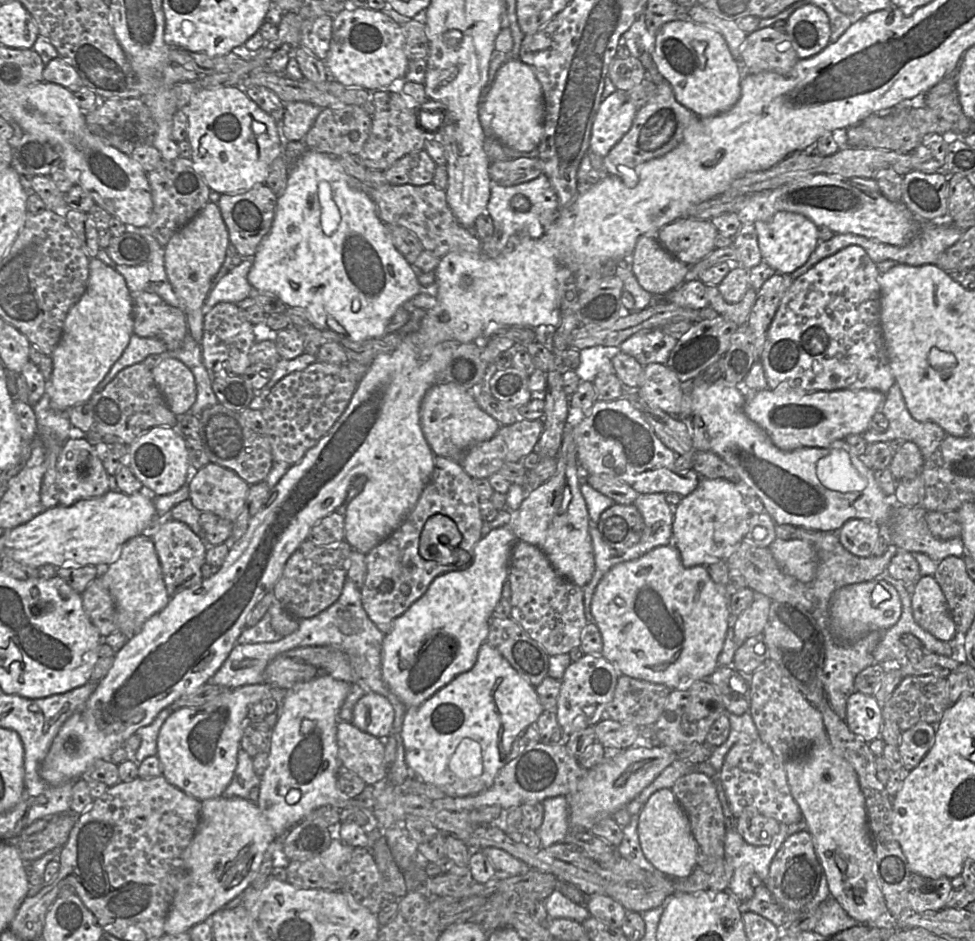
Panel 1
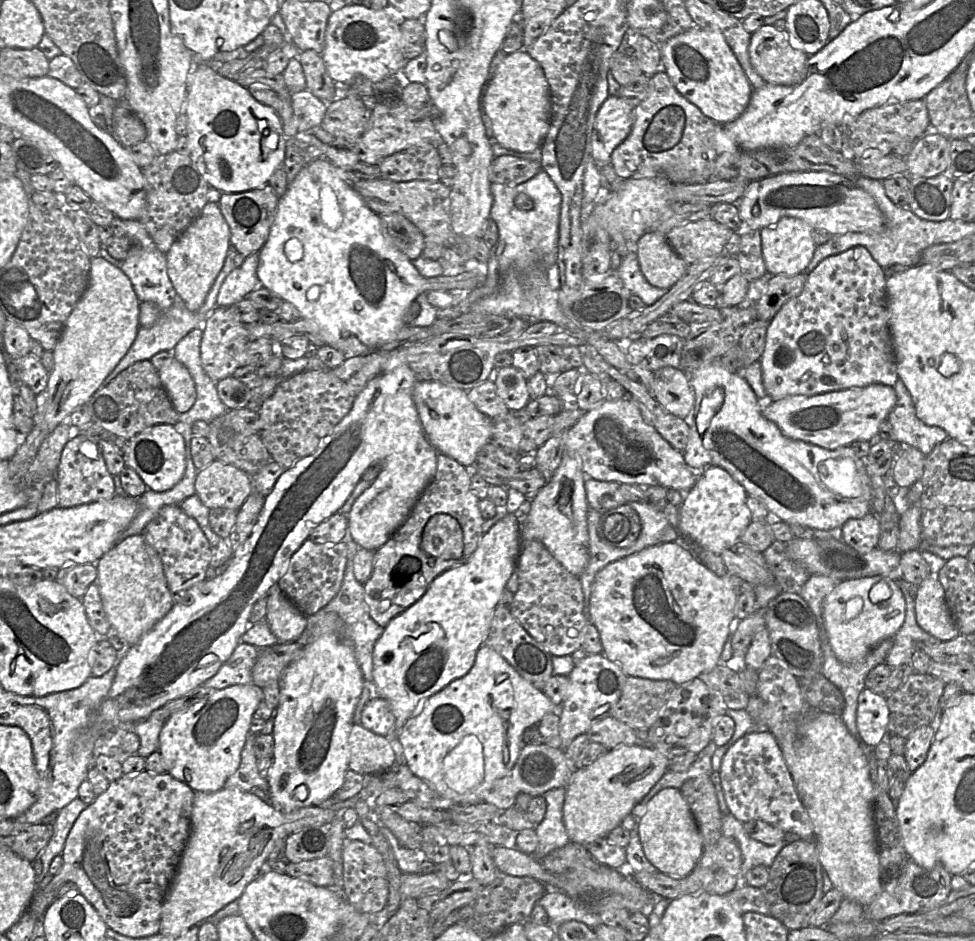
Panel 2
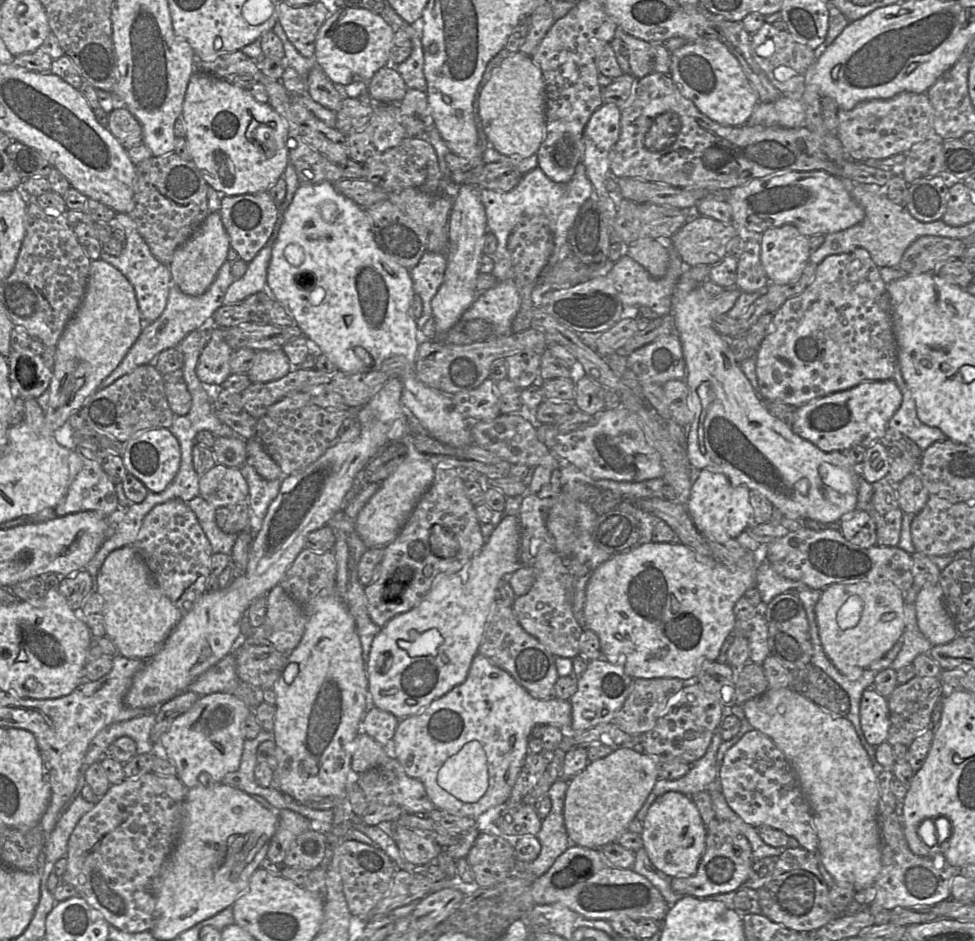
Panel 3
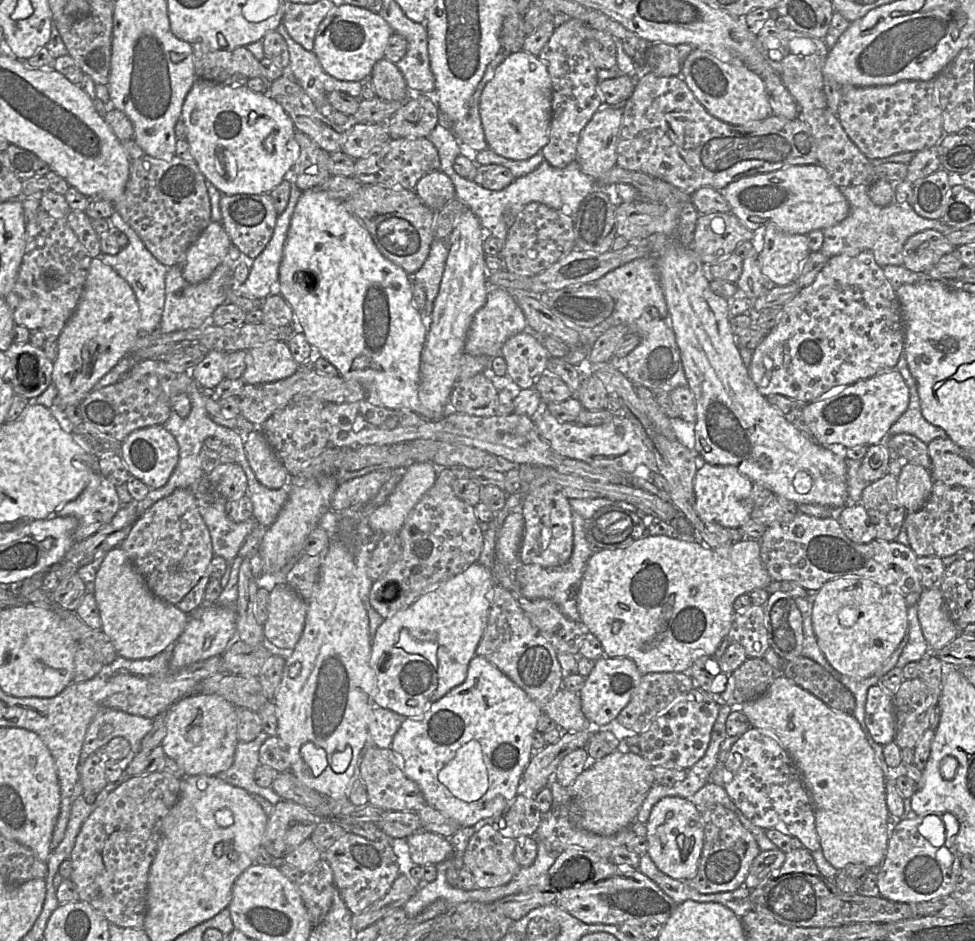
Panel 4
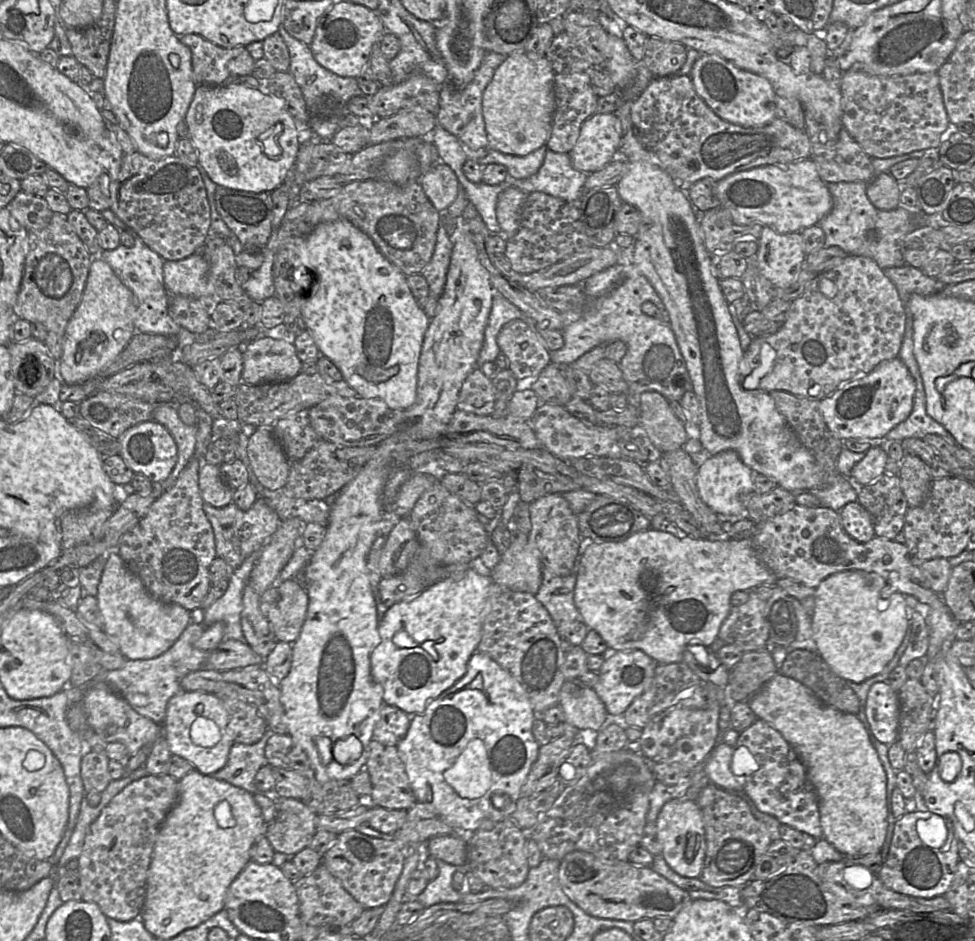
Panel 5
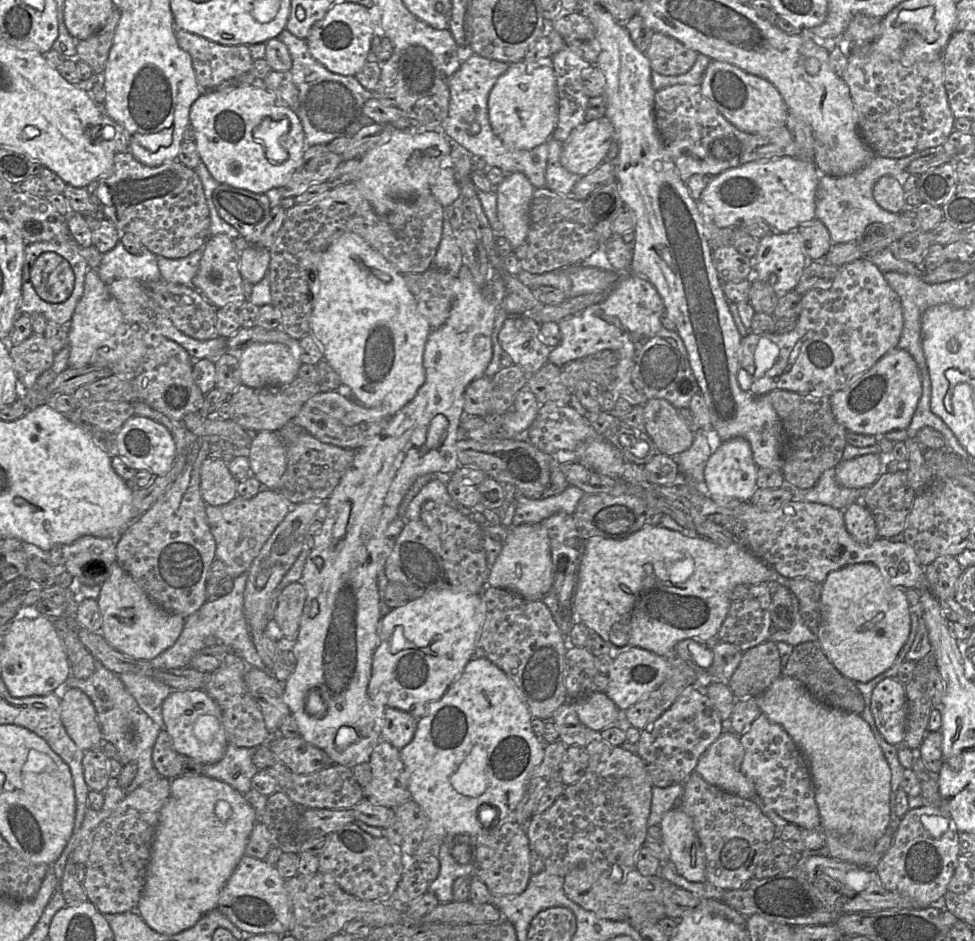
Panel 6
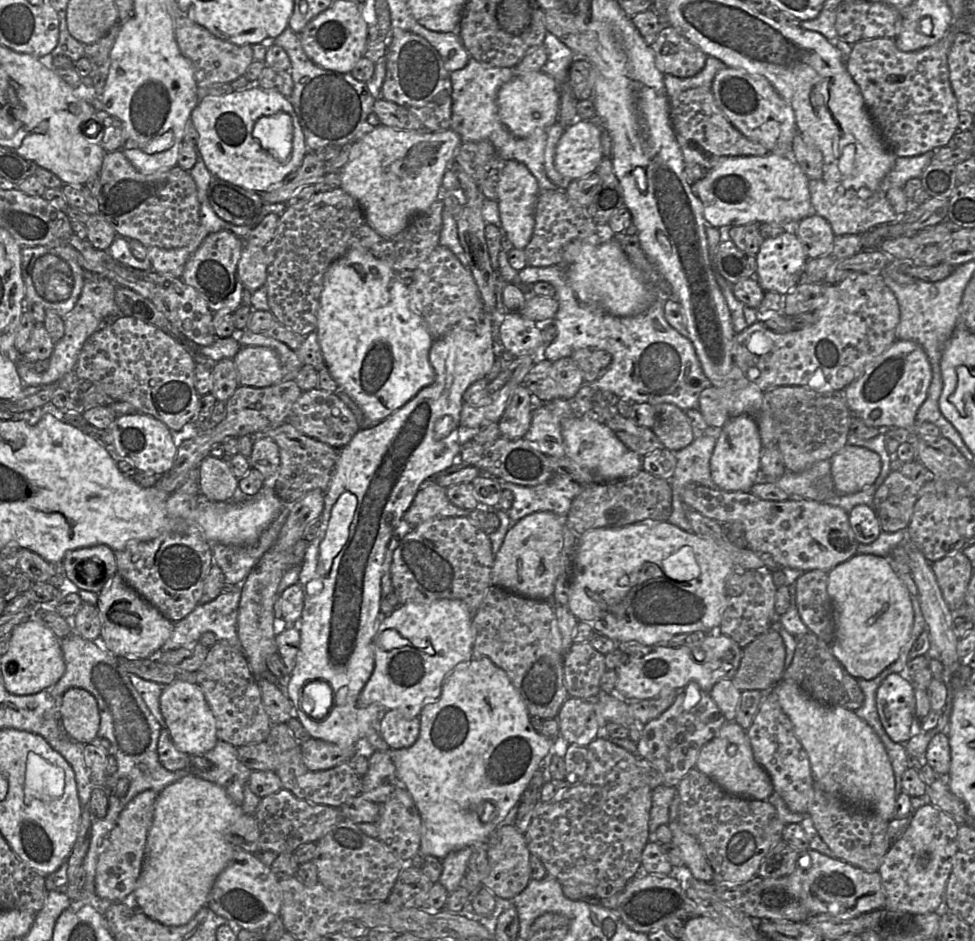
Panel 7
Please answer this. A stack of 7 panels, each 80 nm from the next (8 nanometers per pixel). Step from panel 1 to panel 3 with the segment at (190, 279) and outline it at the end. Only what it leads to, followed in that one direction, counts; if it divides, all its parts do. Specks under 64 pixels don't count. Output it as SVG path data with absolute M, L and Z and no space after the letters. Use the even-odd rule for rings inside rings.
M210 212L195 232L175 250L168 266L172 282L187 295L202 295L213 283L218 270L227 260L229 248L229 236L220 213Z

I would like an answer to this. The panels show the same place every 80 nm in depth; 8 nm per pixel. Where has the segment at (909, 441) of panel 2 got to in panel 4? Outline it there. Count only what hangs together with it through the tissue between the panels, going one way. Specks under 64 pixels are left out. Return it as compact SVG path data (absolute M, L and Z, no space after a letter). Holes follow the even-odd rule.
M904 350L898 359L896 369L909 388L910 399L906 411L890 427L888 436L906 433L917 437L925 444L935 438L950 439L942 428L929 423L923 417L916 381L909 371Z

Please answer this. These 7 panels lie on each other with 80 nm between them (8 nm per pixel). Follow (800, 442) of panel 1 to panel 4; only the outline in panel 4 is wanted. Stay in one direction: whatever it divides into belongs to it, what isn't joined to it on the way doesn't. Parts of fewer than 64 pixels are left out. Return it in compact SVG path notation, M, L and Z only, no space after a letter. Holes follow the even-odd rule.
M897 369L848 385L839 393L808 403L804 418L814 439L825 447L872 445L882 443L895 421L906 411L909 388Z

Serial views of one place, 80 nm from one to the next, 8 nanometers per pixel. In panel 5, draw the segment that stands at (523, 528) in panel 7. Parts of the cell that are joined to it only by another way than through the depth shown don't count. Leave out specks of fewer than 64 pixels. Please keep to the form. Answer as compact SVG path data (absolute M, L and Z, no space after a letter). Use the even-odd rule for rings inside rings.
M514 533L508 549L500 556L499 562L489 576L493 583L500 584L513 591L535 595L542 583L542 571L541 554L529 544L528 534Z

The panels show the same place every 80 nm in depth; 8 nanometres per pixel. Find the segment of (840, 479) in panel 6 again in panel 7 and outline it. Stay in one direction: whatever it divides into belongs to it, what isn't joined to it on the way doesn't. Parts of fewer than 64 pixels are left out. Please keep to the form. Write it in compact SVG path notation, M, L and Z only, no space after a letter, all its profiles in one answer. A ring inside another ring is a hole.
M849 444L830 459L830 464L837 494L853 494L872 485L881 471L876 452Z

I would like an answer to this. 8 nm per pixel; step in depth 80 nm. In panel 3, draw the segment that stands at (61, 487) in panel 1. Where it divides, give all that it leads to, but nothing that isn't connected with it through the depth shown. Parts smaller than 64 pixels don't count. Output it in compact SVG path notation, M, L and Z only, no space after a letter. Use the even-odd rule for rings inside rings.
M74 450L69 459L70 473L72 481L68 491L54 509L57 516L65 516L82 511L93 511L104 516L109 516L119 508L118 497L115 490L115 484L104 472L100 459L93 452L93 457L86 457Z

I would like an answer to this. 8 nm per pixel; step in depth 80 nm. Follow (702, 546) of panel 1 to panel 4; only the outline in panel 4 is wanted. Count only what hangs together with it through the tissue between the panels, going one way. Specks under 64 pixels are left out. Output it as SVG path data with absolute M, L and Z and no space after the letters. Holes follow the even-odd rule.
M705 463L694 478L696 511L708 522L727 528L739 528L751 517L753 482L732 465L717 466Z

